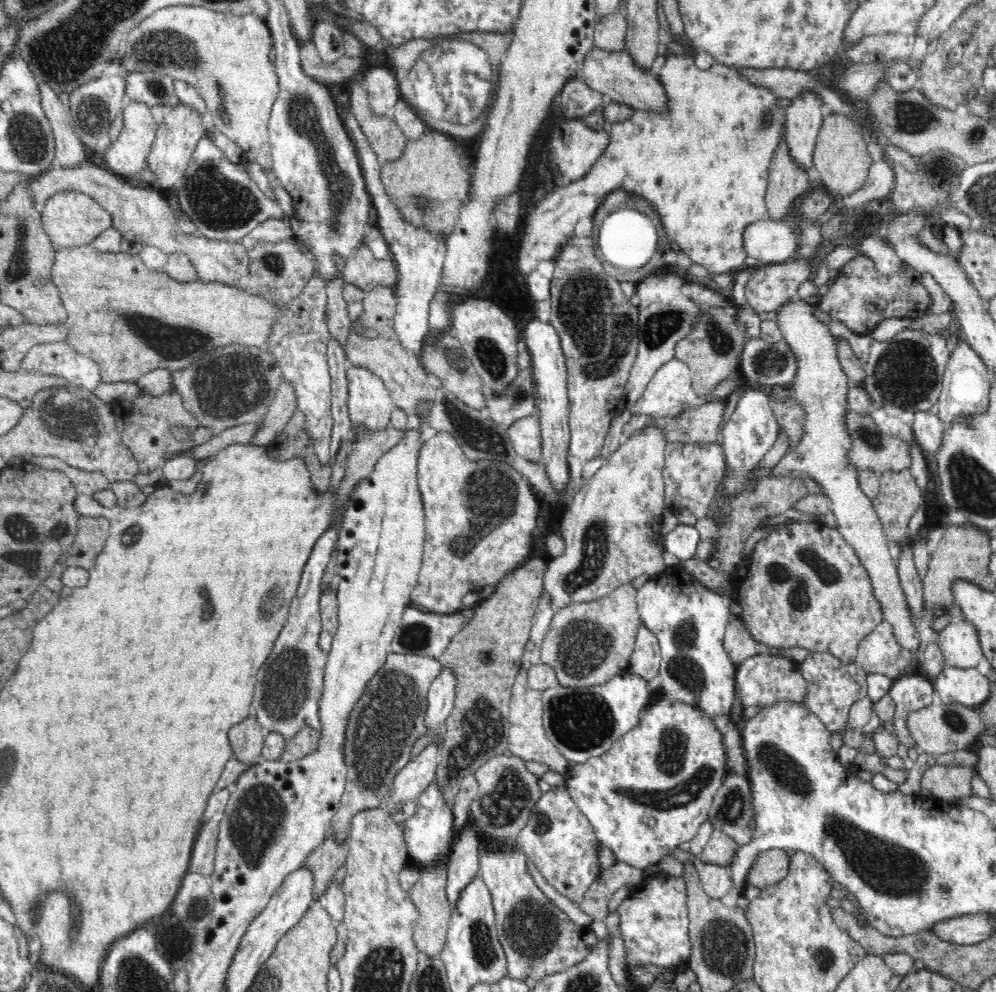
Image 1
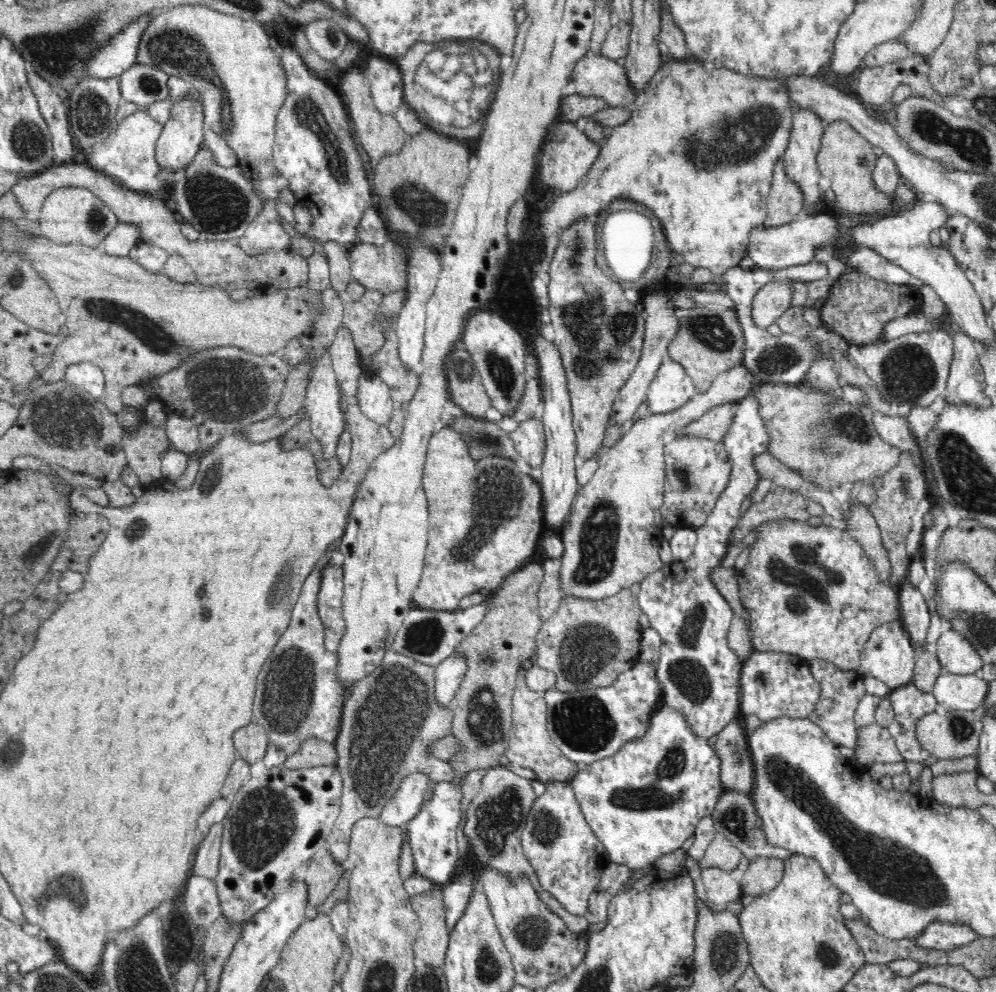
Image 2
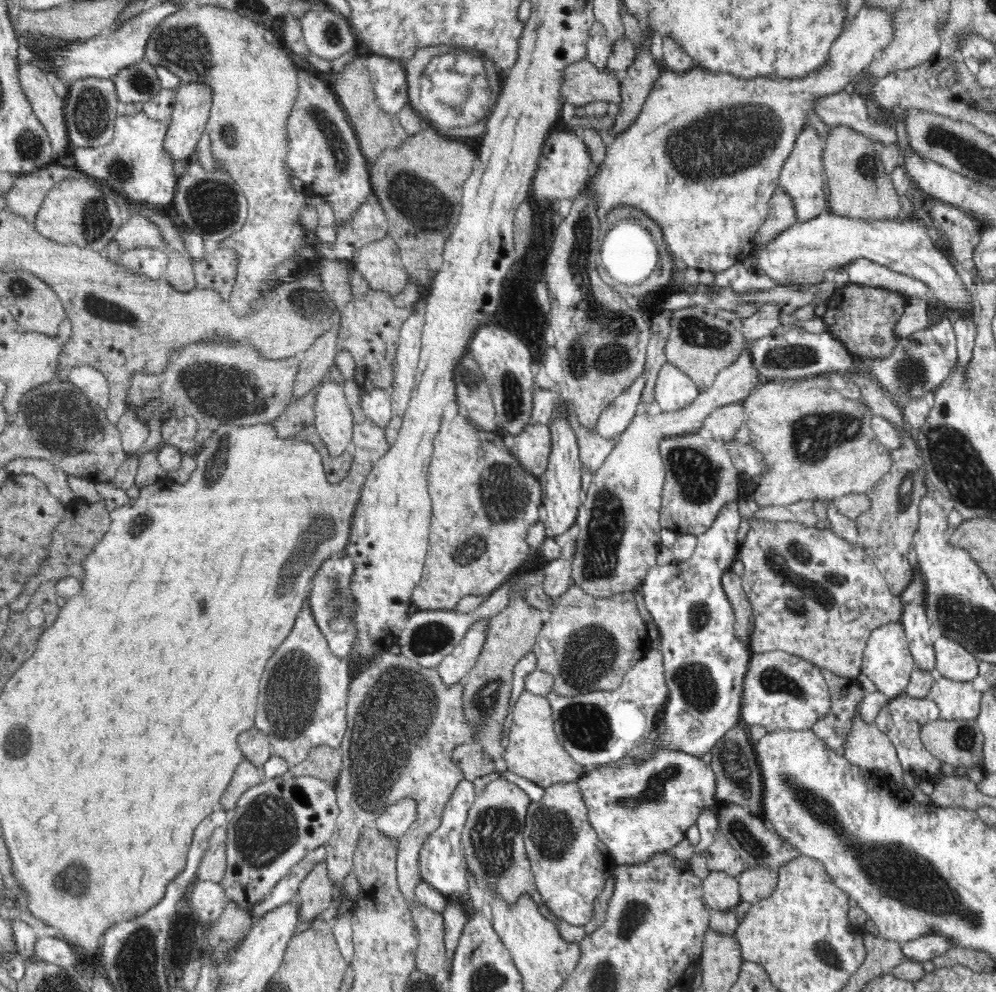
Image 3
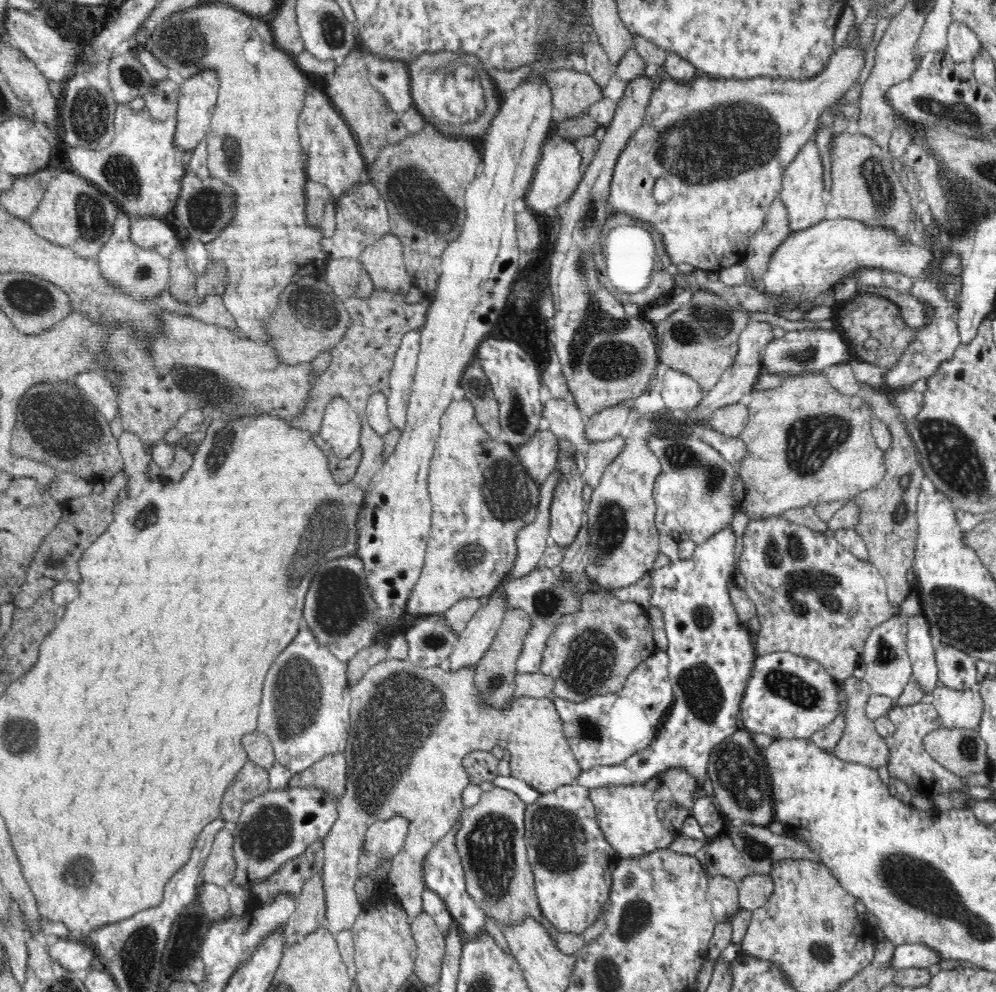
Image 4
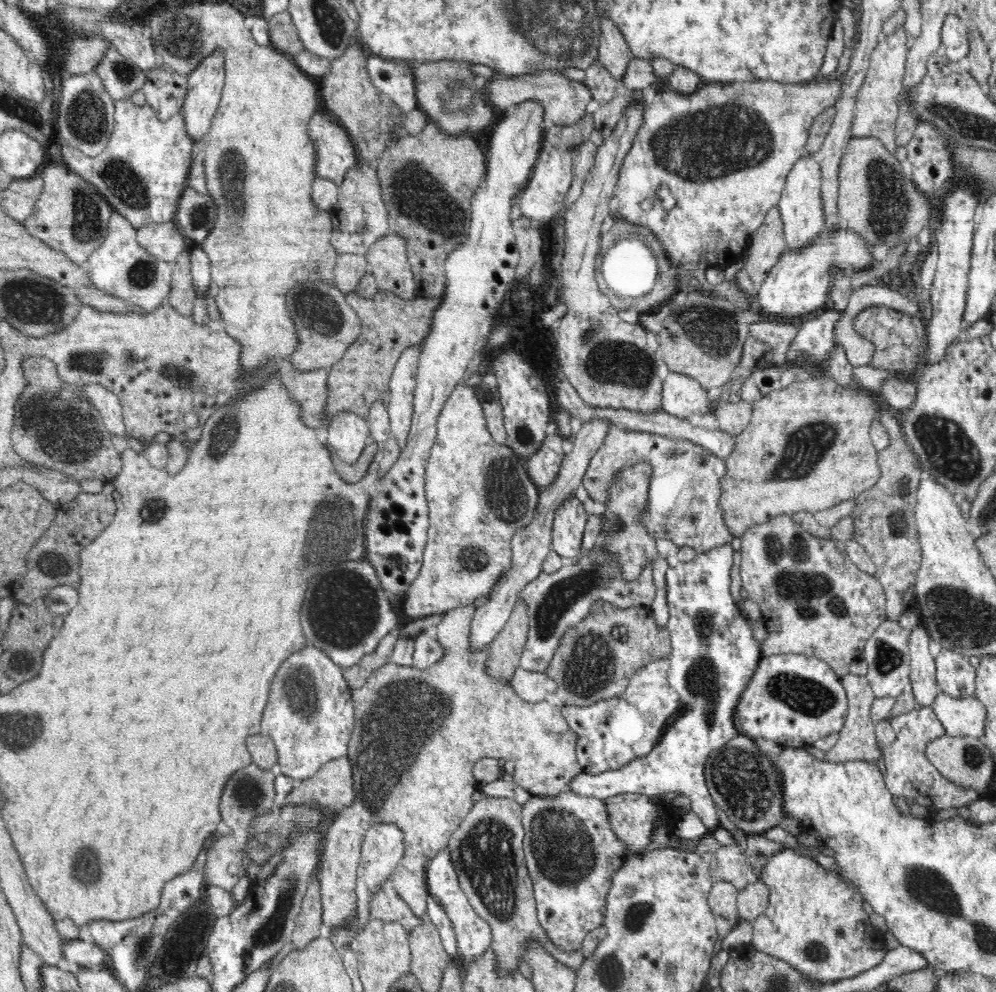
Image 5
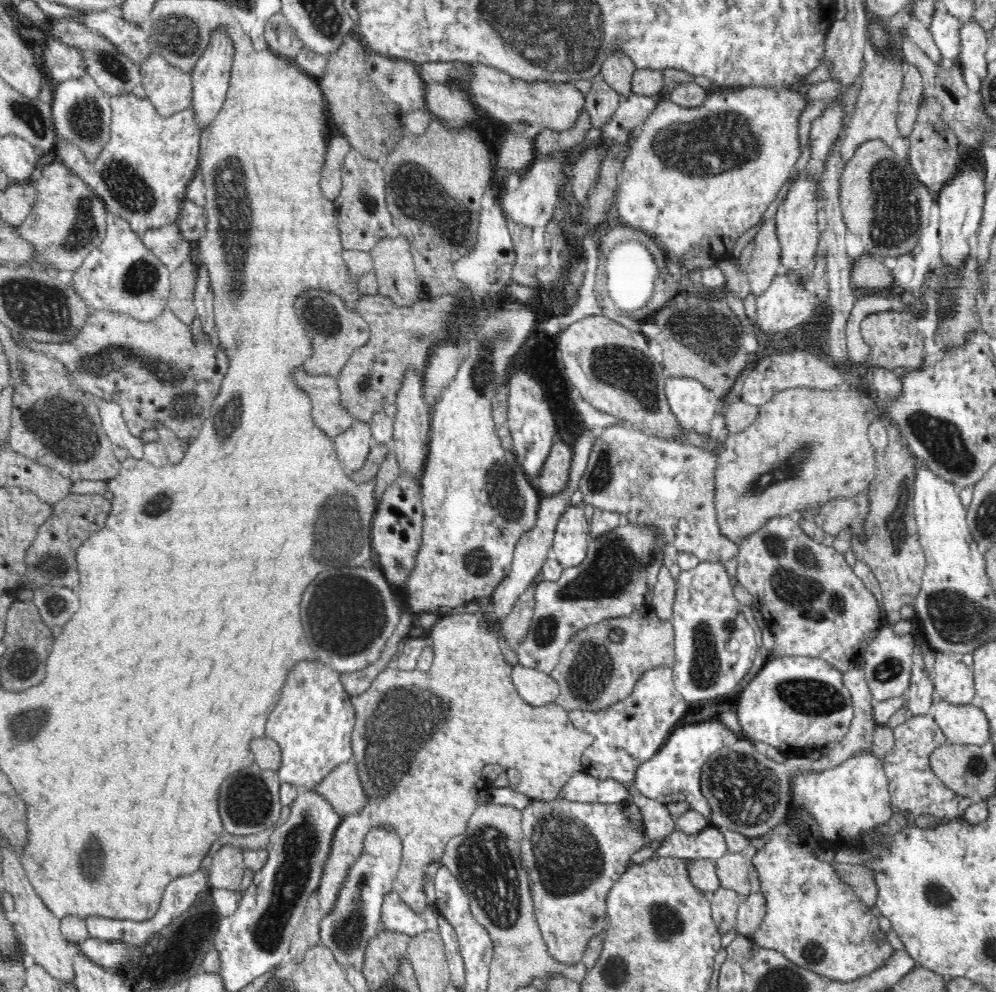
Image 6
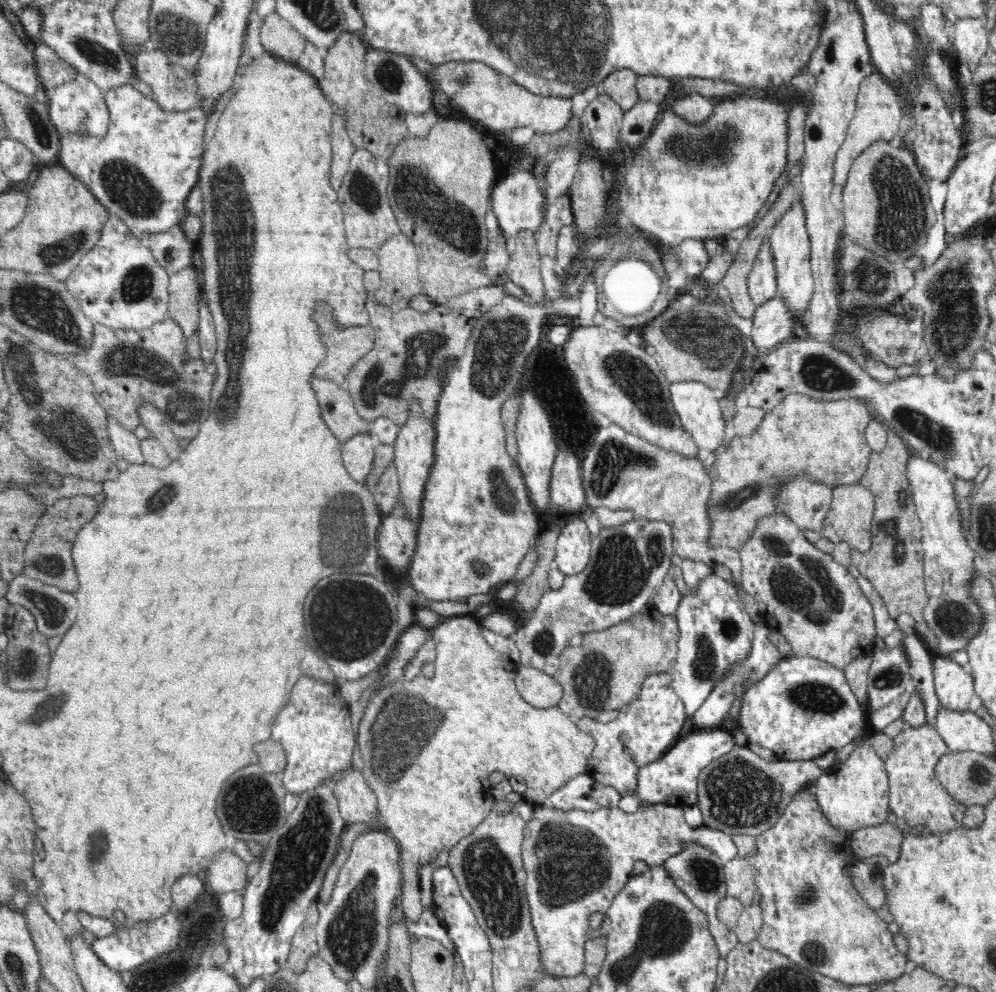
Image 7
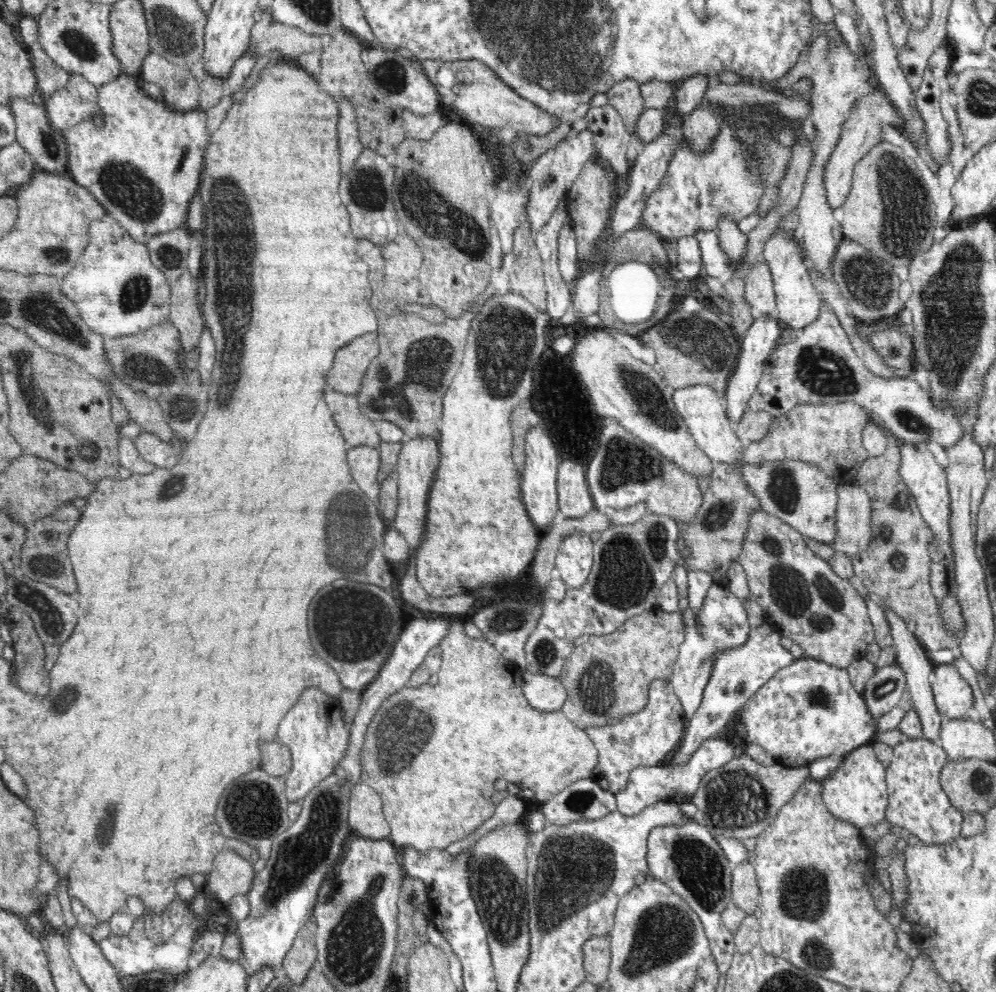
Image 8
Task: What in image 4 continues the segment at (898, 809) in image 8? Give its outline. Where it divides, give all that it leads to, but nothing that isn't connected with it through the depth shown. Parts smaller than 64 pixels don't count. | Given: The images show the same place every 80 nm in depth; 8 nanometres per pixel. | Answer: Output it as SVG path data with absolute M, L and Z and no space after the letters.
M929 700L908 704L906 706L892 706L886 716L894 723L894 730L887 739L887 745L890 751L889 763L887 769L889 772L890 785L893 787L894 778L901 780L907 785L915 795L922 792L924 796L932 799L936 794L944 792L968 792L966 782L955 774L948 772L941 764L938 764L928 753L925 752L923 745L928 732L936 730L943 726L938 711Z

